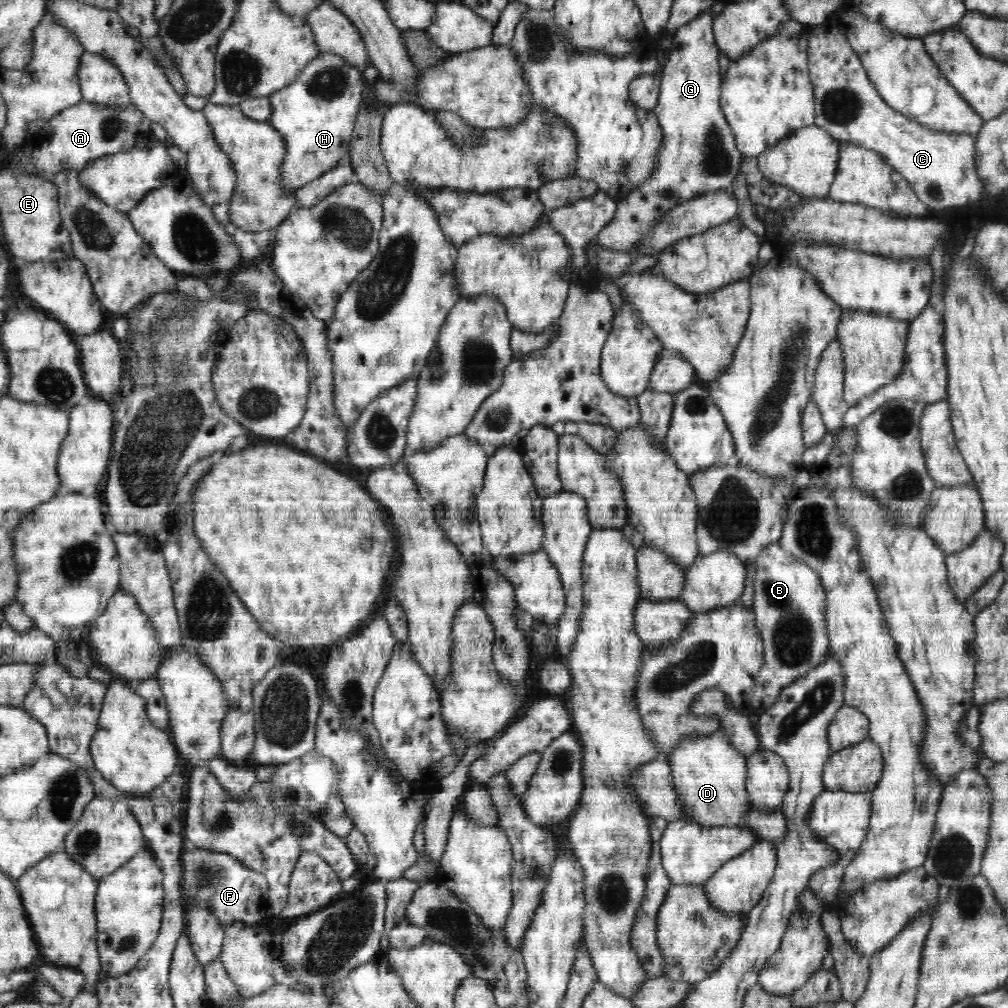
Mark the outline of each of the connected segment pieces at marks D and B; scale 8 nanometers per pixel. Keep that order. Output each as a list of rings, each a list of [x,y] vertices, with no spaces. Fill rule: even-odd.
[[[722,729],[711,735],[698,735],[680,739],[677,747],[669,754],[672,769],[672,787],[680,795],[684,803],[684,817],[696,821],[704,827],[742,827],[745,824],[746,813],[750,810],[750,799],[746,792],[746,760],[747,756],[736,751]]]
[[[779,541],[771,542],[757,556],[755,573],[753,574],[753,611],[755,623],[760,631],[764,649],[764,664],[756,677],[756,684],[752,689],[750,709],[756,714],[762,714],[770,708],[780,696],[780,692],[794,680],[804,676],[826,660],[829,650],[827,634],[826,607],[827,594],[822,586],[820,576],[814,569],[808,567],[804,561],[794,557],[780,547]]]

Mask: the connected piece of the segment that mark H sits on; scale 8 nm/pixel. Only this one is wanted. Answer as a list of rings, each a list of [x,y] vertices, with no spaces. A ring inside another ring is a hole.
[[[322,53],[304,67],[292,84],[280,88],[279,91],[269,96],[272,114],[268,118],[268,123],[278,129],[286,141],[287,156],[280,168],[280,182],[278,182],[284,191],[296,192],[301,186],[311,183],[324,172],[334,168],[347,154],[347,146],[352,138],[360,104],[367,94],[364,91],[364,78],[362,77],[364,73],[366,72],[346,63],[340,55]]]

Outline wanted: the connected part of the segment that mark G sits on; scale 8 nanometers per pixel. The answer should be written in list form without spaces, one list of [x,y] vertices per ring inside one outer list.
[[[710,10],[702,12],[674,32],[671,53],[660,72],[658,104],[652,110],[664,135],[656,168],[646,182],[630,192],[626,202],[618,204],[616,216],[596,234],[594,244],[643,255],[645,252],[637,250],[635,244],[651,233],[662,215],[706,191],[731,189],[744,157],[736,148],[734,131],[720,107],[722,79],[718,60],[721,50],[714,38],[715,18]]]

